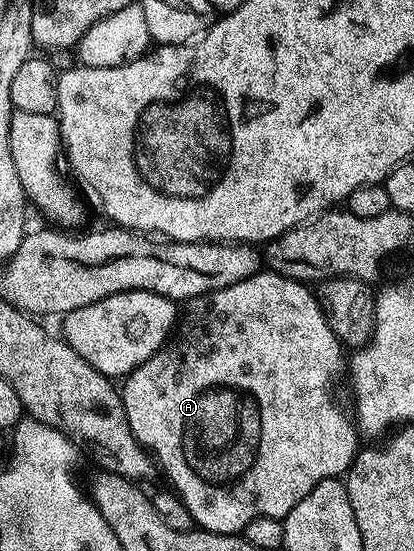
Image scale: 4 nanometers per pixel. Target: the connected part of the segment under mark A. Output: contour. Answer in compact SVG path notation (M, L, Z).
M268 269L258 270L257 274L247 277L243 281L239 281L235 285L227 285L227 289L219 289L212 291L206 295L200 295L194 299L188 300L186 309L180 316L179 322L175 328L175 334L166 342L164 347L160 347L158 351L147 361L143 361L143 365L139 365L129 375L124 376L123 383L125 387L120 388L121 400L123 401L123 409L127 413L127 421L131 425L131 433L136 437L138 445L144 448L150 456L155 460L159 471L169 478L168 486L180 497L183 505L187 505L187 509L191 513L194 524L200 530L210 531L216 535L235 535L244 532L245 526L255 517L271 517L272 519L284 520L287 513L291 513L291 509L295 509L295 505L299 505L299 501L303 501L303 497L307 497L307 493L311 493L311 489L315 489L315 485L319 485L319 481L324 479L336 479L344 476L348 472L349 467L353 464L353 458L357 456L359 450L359 442L357 443L357 435L359 436L359 427L347 412L341 408L341 403L337 400L337 382L341 379L341 370L346 370L347 359L341 356L343 345L335 337L335 333L331 329L331 325L327 325L325 314L321 312L321 305L317 302L316 294L300 279L288 279L285 275L277 275Z

